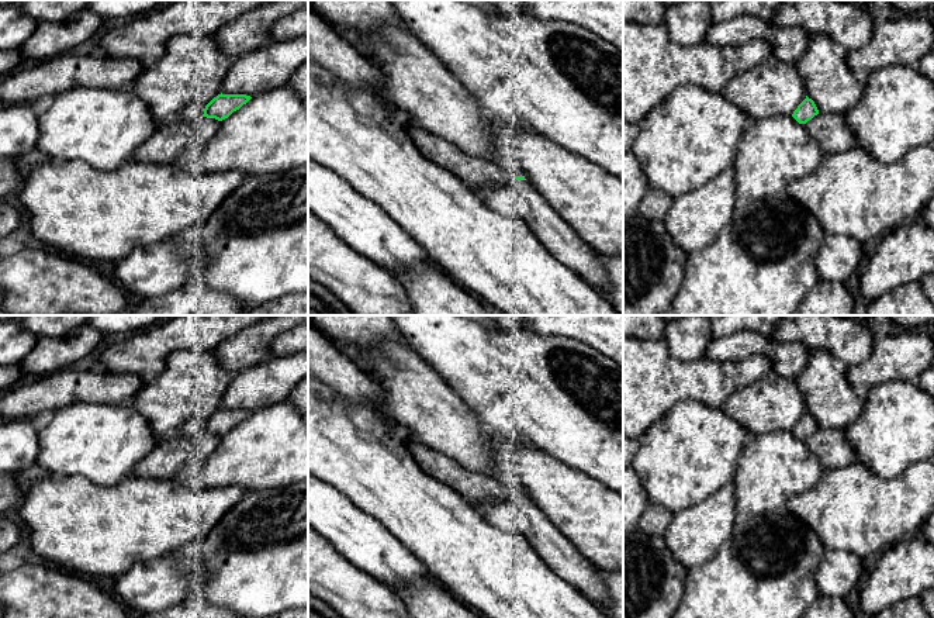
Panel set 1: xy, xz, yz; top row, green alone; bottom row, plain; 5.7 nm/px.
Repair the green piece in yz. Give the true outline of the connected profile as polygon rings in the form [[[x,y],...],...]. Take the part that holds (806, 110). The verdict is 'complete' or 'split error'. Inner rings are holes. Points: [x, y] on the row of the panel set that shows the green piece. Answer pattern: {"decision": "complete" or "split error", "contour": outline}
{"decision": "complete", "contour": [[[806,96],[806,99],[793,111],[792,117],[799,124],[806,124],[809,120],[812,120],[817,114],[819,114],[819,110],[817,110],[814,101]]]}

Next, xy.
{"decision": "split error", "contour": [[[218,94],[204,108],[197,104],[188,104],[184,107],[173,121],[187,120],[196,121],[200,117],[215,118],[222,121],[228,118],[234,111],[239,110],[252,97],[246,94]]]}

